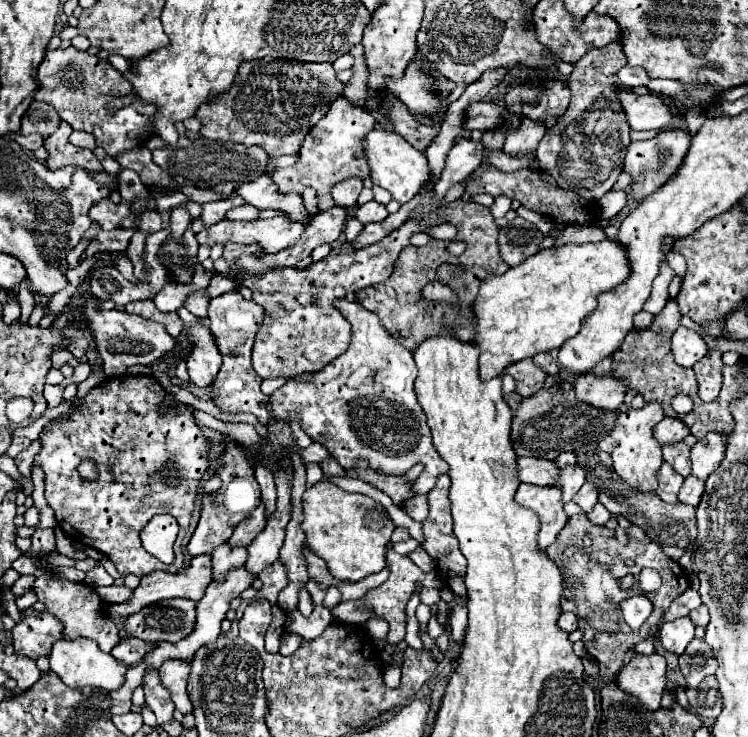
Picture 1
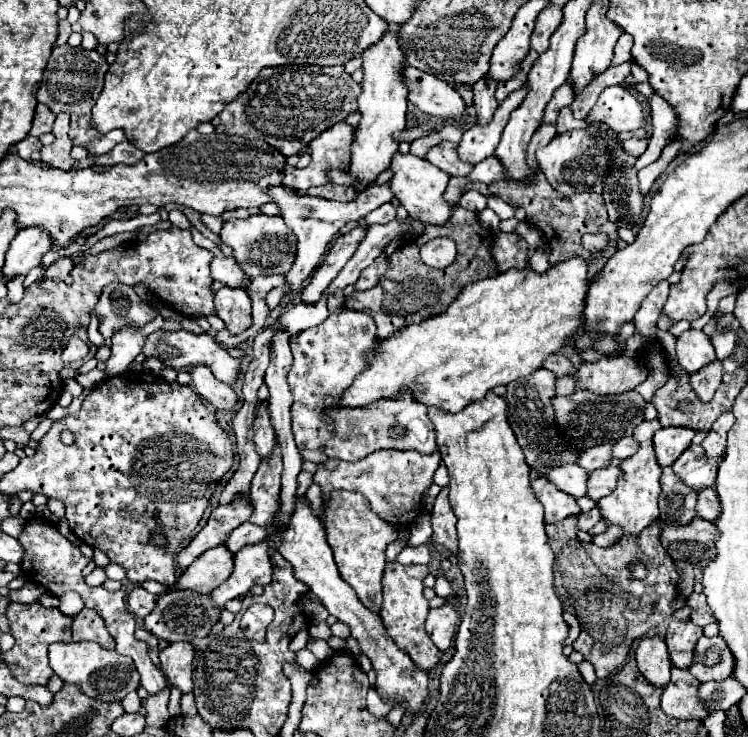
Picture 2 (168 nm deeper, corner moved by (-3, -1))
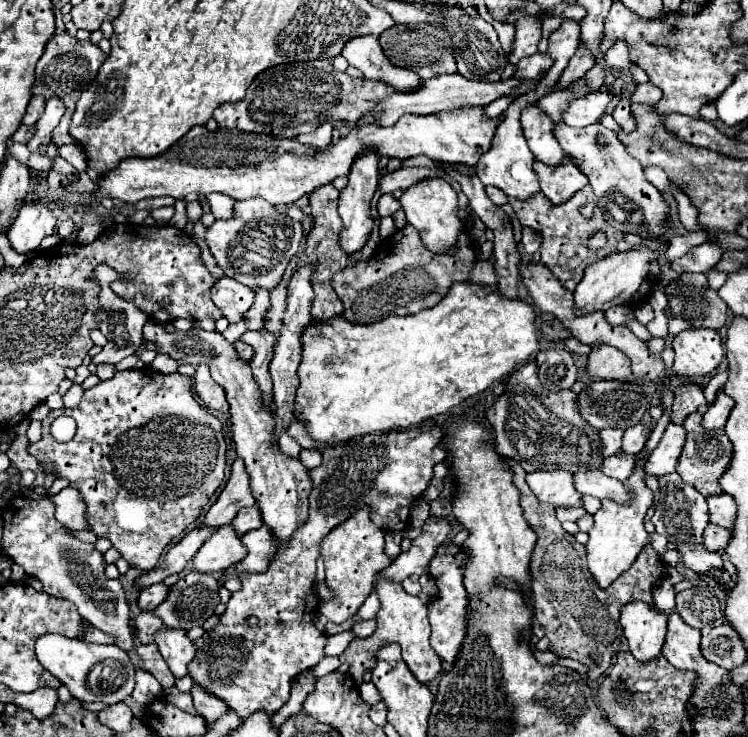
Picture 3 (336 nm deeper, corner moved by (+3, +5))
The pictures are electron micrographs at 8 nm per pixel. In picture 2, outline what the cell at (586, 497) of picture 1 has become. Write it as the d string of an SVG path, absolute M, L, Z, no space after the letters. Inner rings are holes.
M609 466L609 468L603 468L603 470L595 470L589 476L589 494L587 496L593 498L595 502L601 496L607 496L617 486L619 474L621 474L619 466Z

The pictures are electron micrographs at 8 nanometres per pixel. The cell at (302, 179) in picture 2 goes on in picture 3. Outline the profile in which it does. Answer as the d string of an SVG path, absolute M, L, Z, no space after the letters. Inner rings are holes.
M327 122L327 124L319 126L319 130L313 130L309 134L299 136L299 142L315 142L315 146L329 146L331 132L333 132L333 126Z

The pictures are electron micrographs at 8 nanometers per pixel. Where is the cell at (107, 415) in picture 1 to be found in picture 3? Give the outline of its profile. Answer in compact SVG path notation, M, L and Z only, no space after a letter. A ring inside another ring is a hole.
M141 368L141 370L123 370L123 372L115 372L113 378L109 380L103 380L99 382L97 386L89 388L83 392L83 398L79 402L77 408L73 410L51 410L47 414L47 418L41 422L43 424L43 436L39 442L35 444L29 444L29 452L31 456L35 456L39 462L47 462L51 460L53 464L53 474L55 478L63 478L69 482L71 488L79 490L81 496L83 496L83 502L87 506L85 510L85 520L87 520L87 526L89 526L89 532L93 532L97 538L107 538L115 550L121 552L121 558L125 558L135 570L139 572L151 572L159 558L161 558L161 552L165 550L165 546L169 546L175 538L179 538L201 514L201 510L205 508L205 504L209 502L209 498L213 496L213 492L219 488L219 484L223 482L223 476L225 476L225 450L227 450L227 442L223 438L223 428L221 428L221 422L207 412L205 406L201 406L197 400L195 400L195 394L193 394L193 380L187 378L187 376L181 376L181 374L159 374L151 368ZM57 416L71 416L75 418L77 422L77 434L71 442L67 444L57 444L55 438L51 436L49 432L49 426L51 422L57 418Z

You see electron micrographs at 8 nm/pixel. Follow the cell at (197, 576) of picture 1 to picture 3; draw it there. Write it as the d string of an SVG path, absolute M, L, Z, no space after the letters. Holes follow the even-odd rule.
M229 524L221 526L211 538L205 540L205 544L199 548L199 552L191 560L191 566L197 572L215 574L219 570L227 570L231 564L239 562L247 554L239 536L231 528L233 526Z

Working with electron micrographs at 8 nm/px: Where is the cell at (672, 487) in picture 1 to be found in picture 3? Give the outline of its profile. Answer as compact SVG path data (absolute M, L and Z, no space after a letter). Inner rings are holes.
M665 474L659 480L659 502L655 504L655 514L651 522L655 530L673 542L683 558L683 564L699 574L709 574L711 568L723 570L723 560L717 552L707 552L703 548L703 530L709 524L705 496L699 494L693 486L687 486L677 474Z

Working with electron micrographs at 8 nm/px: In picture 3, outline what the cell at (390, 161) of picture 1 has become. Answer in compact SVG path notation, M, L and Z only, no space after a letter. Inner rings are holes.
M427 178L427 182L417 182L415 186L411 186L409 190L403 192L403 196L399 198L401 208L405 210L405 216L409 220L409 224L413 224L419 232L421 232L421 240L425 242L425 246L439 254L439 252L449 252L451 246L455 246L459 232L465 226L465 218L457 216L459 206L457 206L457 192L453 190L453 186L443 180L443 178Z

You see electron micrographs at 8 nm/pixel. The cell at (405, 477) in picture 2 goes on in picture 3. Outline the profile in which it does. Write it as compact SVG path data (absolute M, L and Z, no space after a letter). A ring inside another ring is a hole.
M435 426L435 430L399 430L389 434L371 434L359 436L345 444L337 444L335 448L323 450L321 466L309 470L313 478L313 490L309 494L309 518L297 530L287 546L283 546L269 564L269 570L263 574L243 574L241 584L243 588L231 594L227 602L227 610L221 616L221 622L213 628L213 632L205 632L201 638L193 640L197 654L191 660L189 676L195 684L203 686L203 690L217 694L217 698L225 700L227 706L239 714L241 718L249 718L251 714L265 710L267 716L273 716L287 700L293 680L307 668L315 666L323 658L325 634L313 626L313 610L317 610L319 598L313 594L311 586L315 580L315 560L319 556L319 544L325 534L329 534L337 524L347 520L353 512L363 508L365 504L371 506L371 520L383 530L403 530L409 520L411 504L425 492L429 480L433 478L433 466L447 458L445 450L439 448L439 440L443 438L443 430ZM385 492L387 496L381 498L379 494ZM247 618L259 618L255 628L247 626Z

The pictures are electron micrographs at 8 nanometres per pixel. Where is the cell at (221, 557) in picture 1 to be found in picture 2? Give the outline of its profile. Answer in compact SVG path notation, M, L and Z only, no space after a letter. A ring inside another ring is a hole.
M245 522L245 524L241 524L239 528L235 528L235 530L229 534L227 548L235 554L235 552L239 552L245 544L257 544L257 542L263 542L265 538L267 538L267 530L265 530L263 526Z

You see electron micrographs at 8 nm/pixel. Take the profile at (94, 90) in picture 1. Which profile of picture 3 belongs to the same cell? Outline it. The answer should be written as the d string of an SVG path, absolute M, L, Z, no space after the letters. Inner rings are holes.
M67 32L65 34L59 34L59 36L53 36L47 46L45 46L45 52L41 56L41 60L37 62L37 70L35 70L35 82L33 82L33 94L37 96L43 96L43 98L61 98L65 102L65 116L63 120L59 122L59 126L53 130L53 142L57 146L65 146L65 144L77 144L75 138L71 138L69 134L69 124L71 124L71 116L75 112L75 104L77 100L81 98L81 94L87 90L87 86L91 86L91 82L95 80L95 72L101 68L101 64L105 62L107 54L93 42L85 40L77 40L75 36L69 36Z

